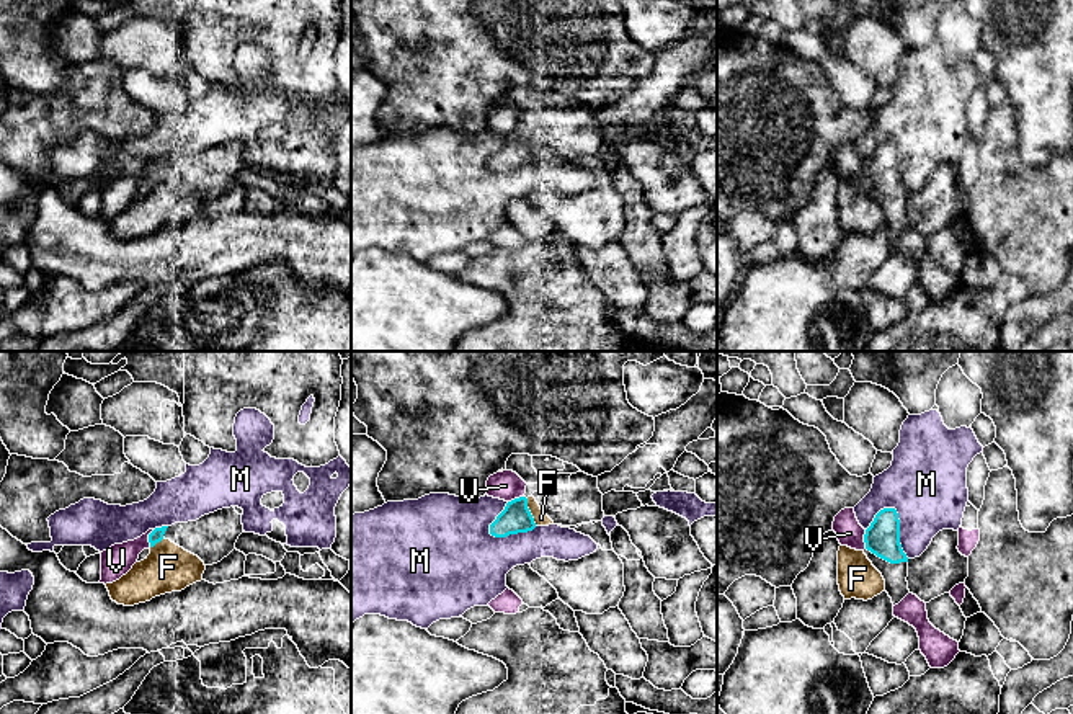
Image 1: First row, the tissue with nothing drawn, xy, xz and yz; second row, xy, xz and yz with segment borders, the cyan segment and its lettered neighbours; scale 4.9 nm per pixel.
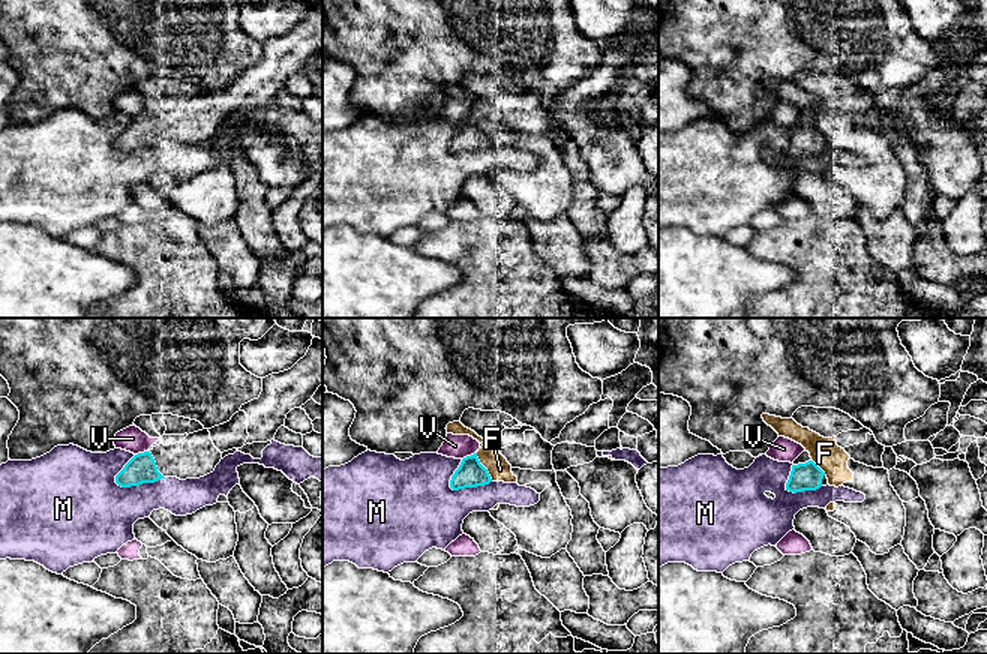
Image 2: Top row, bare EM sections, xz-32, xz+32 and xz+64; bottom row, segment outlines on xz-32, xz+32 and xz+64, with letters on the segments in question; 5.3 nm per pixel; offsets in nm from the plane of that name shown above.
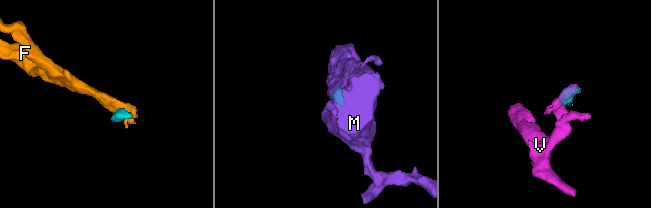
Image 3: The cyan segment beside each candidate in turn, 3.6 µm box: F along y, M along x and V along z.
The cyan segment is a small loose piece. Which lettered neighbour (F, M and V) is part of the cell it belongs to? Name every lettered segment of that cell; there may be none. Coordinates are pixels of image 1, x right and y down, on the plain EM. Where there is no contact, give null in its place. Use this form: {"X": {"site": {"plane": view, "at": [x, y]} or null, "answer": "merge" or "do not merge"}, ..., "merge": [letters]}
{"F": {"site": {"plane": "xz", "at": [529, 146]}, "answer": "do not merge"}, "M": {"site": {"plane": "yz", "at": [899, 160]}, "answer": "do not merge"}, "V": {"site": {"plane": "yz", "at": [864, 174]}, "answer": "do not merge"}, "merge": []}

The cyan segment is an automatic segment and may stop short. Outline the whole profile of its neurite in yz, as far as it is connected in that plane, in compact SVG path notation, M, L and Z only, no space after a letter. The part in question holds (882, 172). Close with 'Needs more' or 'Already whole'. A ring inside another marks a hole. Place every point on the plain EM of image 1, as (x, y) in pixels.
M895 142L880 144L864 168L864 188L885 214L893 240L908 227L908 191L900 178L900 154Z. Needs more

